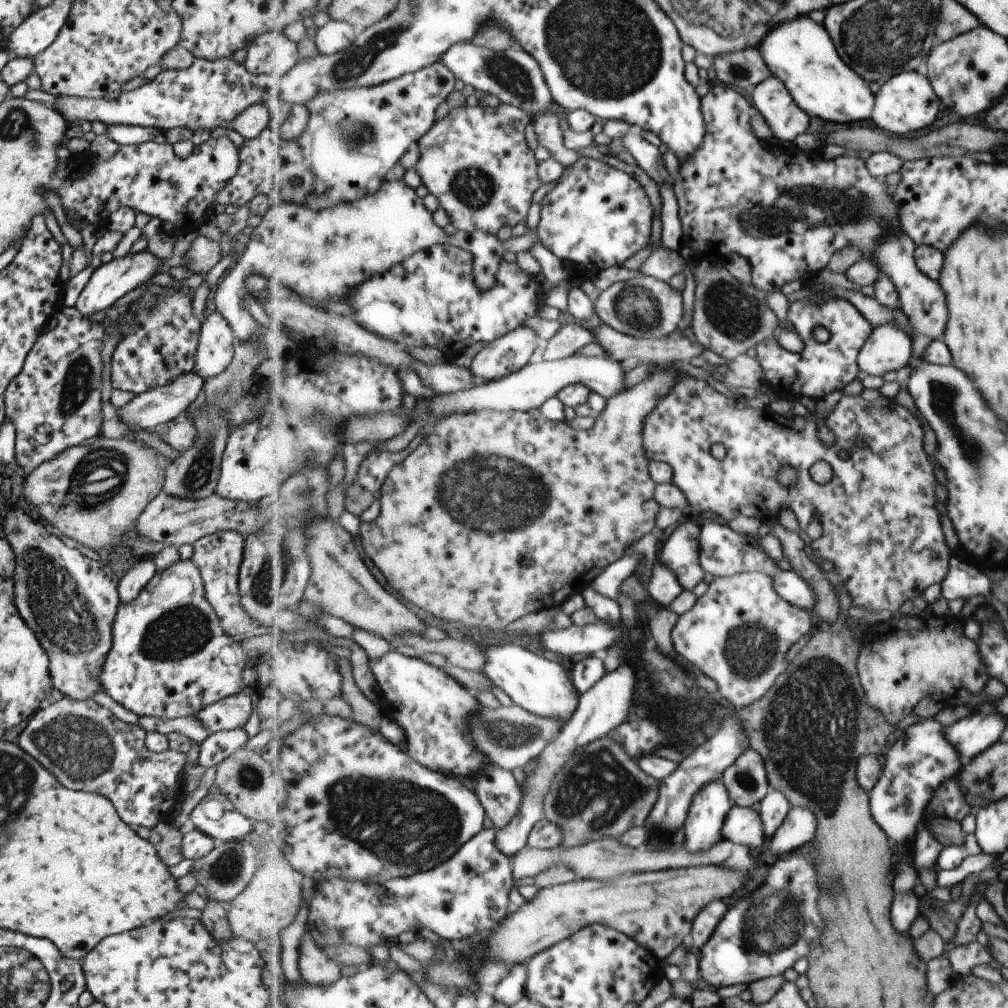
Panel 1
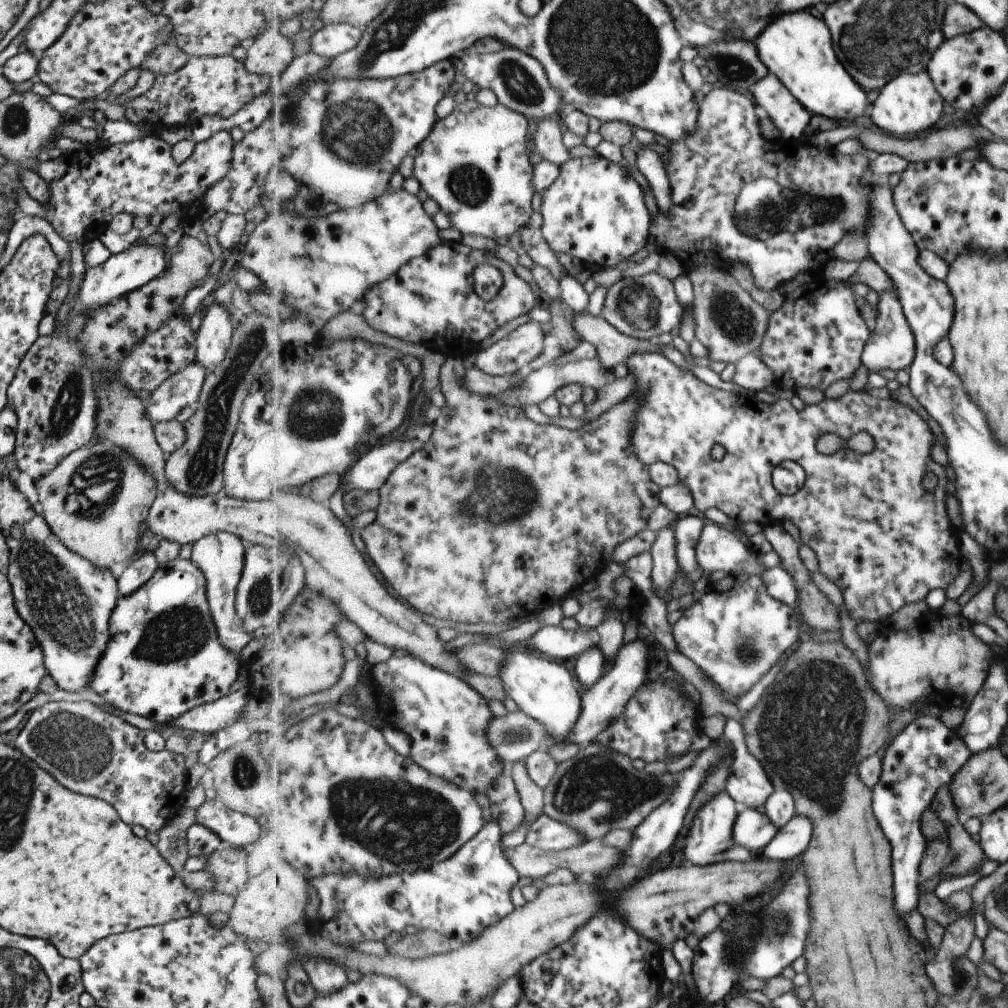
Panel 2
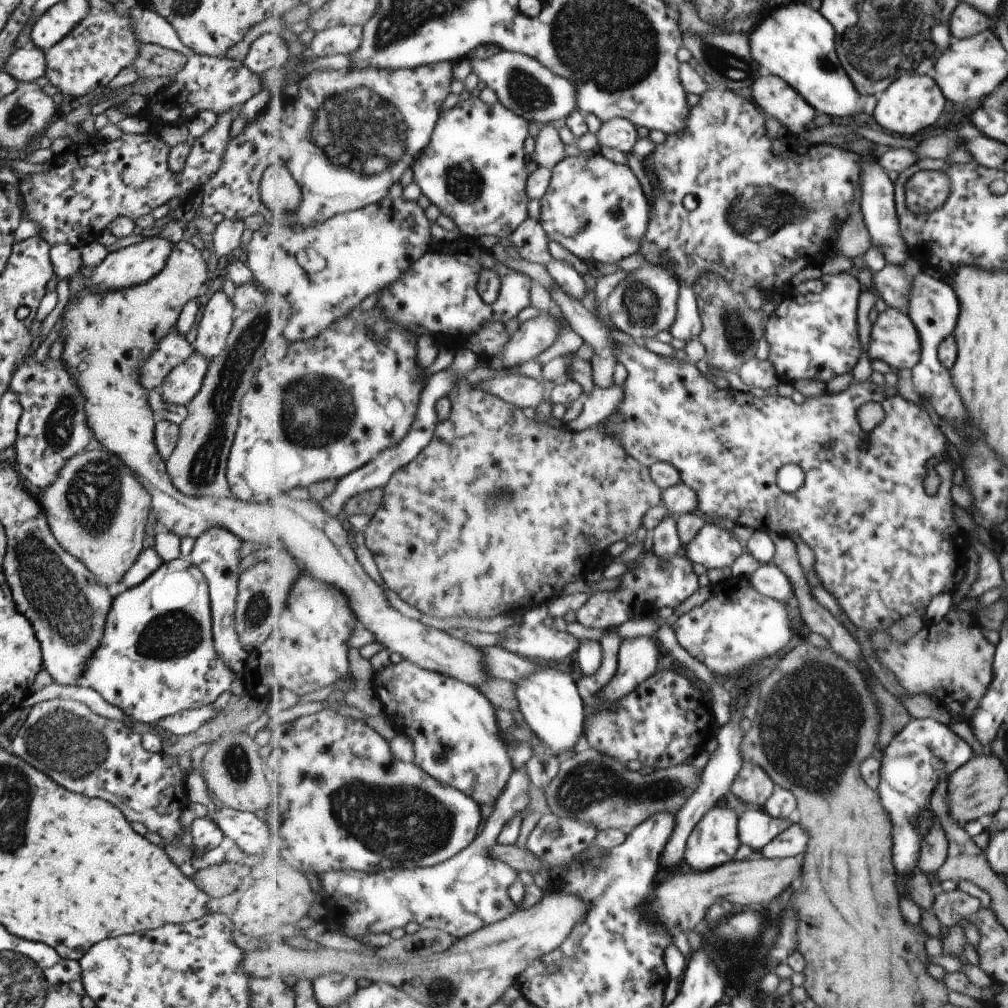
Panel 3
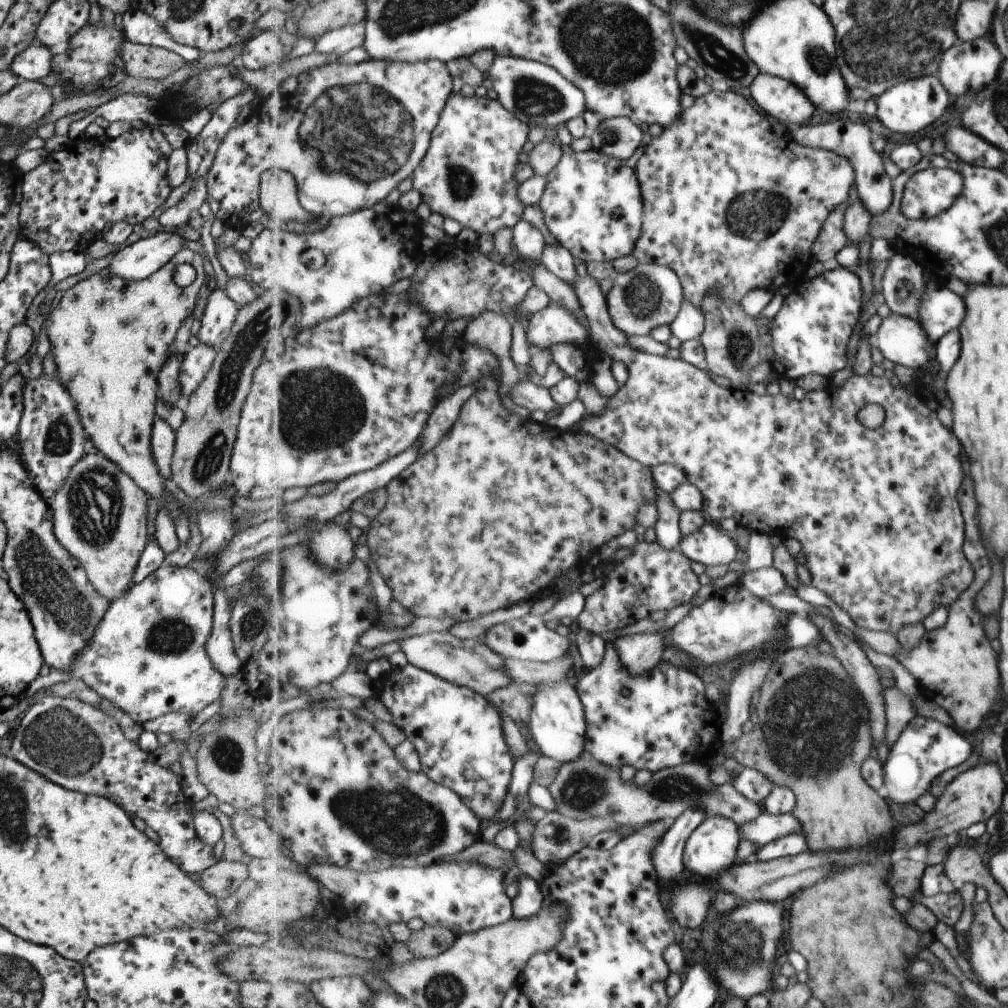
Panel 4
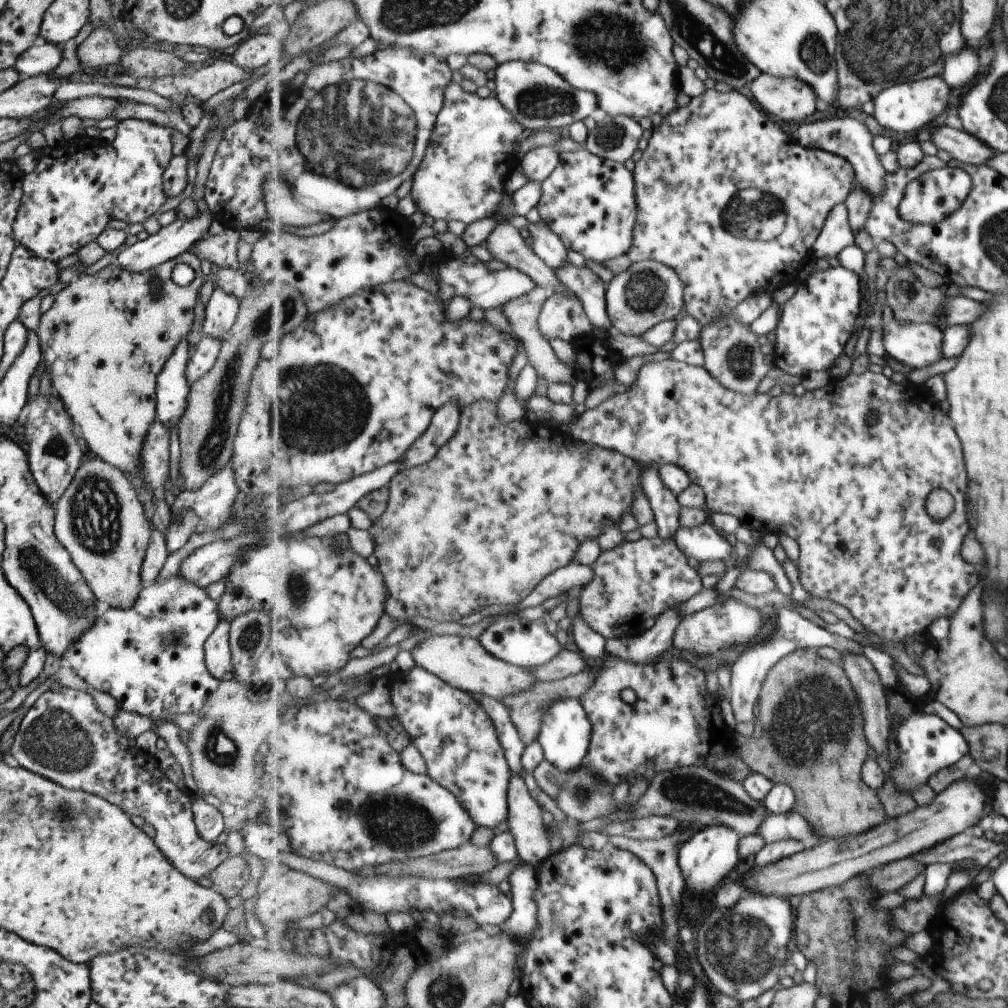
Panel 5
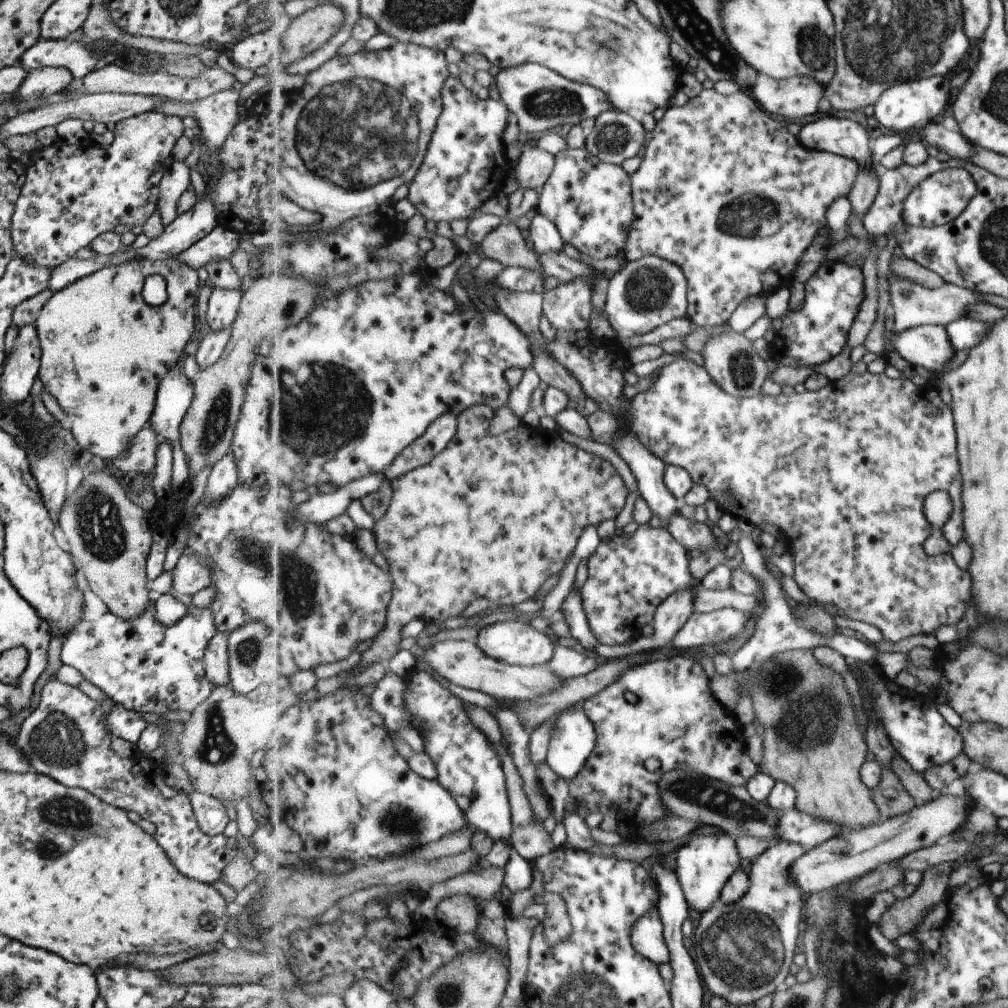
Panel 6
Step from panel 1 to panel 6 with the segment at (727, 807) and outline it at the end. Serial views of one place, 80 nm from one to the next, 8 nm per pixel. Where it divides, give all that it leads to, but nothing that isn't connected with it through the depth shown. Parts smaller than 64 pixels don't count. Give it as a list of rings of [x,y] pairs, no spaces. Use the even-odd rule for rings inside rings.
[[[701,836],[679,850],[676,858],[676,873],[682,884],[688,905],[700,914],[711,910],[722,900],[722,890],[730,878],[742,867],[741,854],[736,839],[726,836]]]

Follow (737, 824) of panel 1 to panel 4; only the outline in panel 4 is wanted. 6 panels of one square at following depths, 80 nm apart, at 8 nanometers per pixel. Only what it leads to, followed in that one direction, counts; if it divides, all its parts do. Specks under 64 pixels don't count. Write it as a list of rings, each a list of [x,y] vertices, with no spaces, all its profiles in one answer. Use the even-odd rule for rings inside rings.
[[[766,810],[753,821],[741,827],[743,837],[756,842],[761,848],[777,839],[796,834],[803,835],[804,828],[795,813],[774,815]]]

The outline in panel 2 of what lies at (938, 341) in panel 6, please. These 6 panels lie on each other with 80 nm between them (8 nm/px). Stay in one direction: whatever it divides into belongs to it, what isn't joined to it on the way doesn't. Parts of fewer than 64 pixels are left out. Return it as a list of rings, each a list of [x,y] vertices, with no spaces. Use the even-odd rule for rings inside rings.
[[[896,290],[881,292],[878,298],[878,308],[882,317],[878,320],[878,324],[865,346],[862,364],[869,368],[869,372],[875,373],[883,369],[892,369],[896,372],[903,368],[910,369],[915,360],[917,348],[913,330],[905,317],[898,292]]]

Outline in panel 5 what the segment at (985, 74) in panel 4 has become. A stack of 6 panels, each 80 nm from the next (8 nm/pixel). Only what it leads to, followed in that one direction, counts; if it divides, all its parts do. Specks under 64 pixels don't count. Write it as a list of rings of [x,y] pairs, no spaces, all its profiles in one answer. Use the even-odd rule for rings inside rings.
[[[970,46],[956,55],[945,58],[940,77],[958,92],[959,86],[965,86],[979,72],[979,58],[969,50]]]

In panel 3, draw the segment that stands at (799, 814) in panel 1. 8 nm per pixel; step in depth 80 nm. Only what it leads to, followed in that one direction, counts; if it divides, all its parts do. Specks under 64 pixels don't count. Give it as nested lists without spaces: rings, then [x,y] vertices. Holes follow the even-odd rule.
[[[796,820],[785,830],[781,832],[768,846],[758,853],[767,859],[778,859],[783,857],[804,856],[808,850],[809,834],[801,823]]]

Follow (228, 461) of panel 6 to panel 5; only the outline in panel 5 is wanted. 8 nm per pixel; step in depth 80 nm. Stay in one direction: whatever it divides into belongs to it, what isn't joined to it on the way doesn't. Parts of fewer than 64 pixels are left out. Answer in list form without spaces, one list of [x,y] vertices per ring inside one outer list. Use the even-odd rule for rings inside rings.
[[[229,462],[215,471],[195,492],[190,510],[199,518],[199,529],[219,530],[230,517],[230,508],[239,490]]]

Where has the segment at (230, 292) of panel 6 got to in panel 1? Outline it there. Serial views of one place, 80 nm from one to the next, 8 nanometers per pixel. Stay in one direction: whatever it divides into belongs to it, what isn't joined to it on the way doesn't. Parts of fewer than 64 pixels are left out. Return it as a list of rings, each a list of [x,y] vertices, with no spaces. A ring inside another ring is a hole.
[[[211,312],[201,323],[192,371],[203,380],[217,376],[231,360],[234,341],[225,319]]]

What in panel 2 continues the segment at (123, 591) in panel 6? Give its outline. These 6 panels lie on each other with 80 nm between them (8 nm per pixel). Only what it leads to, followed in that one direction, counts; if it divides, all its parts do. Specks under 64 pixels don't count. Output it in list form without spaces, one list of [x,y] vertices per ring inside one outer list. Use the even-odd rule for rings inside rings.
[[[96,439],[86,447],[73,450],[51,472],[39,480],[33,480],[33,485],[37,492],[37,502],[41,506],[41,516],[49,531],[67,550],[79,554],[101,570],[108,570],[111,564],[123,560],[131,561],[131,556],[137,550],[139,527],[157,492],[155,476],[147,474],[147,470],[143,470],[143,466],[137,464],[125,450],[104,439]]]

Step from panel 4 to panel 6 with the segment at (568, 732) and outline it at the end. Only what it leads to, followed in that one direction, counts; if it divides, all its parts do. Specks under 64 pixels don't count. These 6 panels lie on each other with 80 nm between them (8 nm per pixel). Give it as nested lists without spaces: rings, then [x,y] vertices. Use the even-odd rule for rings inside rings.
[[[573,706],[559,714],[545,762],[566,781],[573,780],[589,764],[597,746],[594,722],[584,709]]]

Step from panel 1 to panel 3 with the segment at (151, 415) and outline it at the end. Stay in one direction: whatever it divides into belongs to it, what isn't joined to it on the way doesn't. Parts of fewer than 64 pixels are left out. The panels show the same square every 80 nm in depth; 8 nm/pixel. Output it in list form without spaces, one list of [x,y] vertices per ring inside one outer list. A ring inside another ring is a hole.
[[[195,351],[191,352],[187,360],[175,366],[158,386],[162,402],[183,406],[189,404],[189,400],[199,391],[209,364],[210,360],[201,358],[201,354]]]

